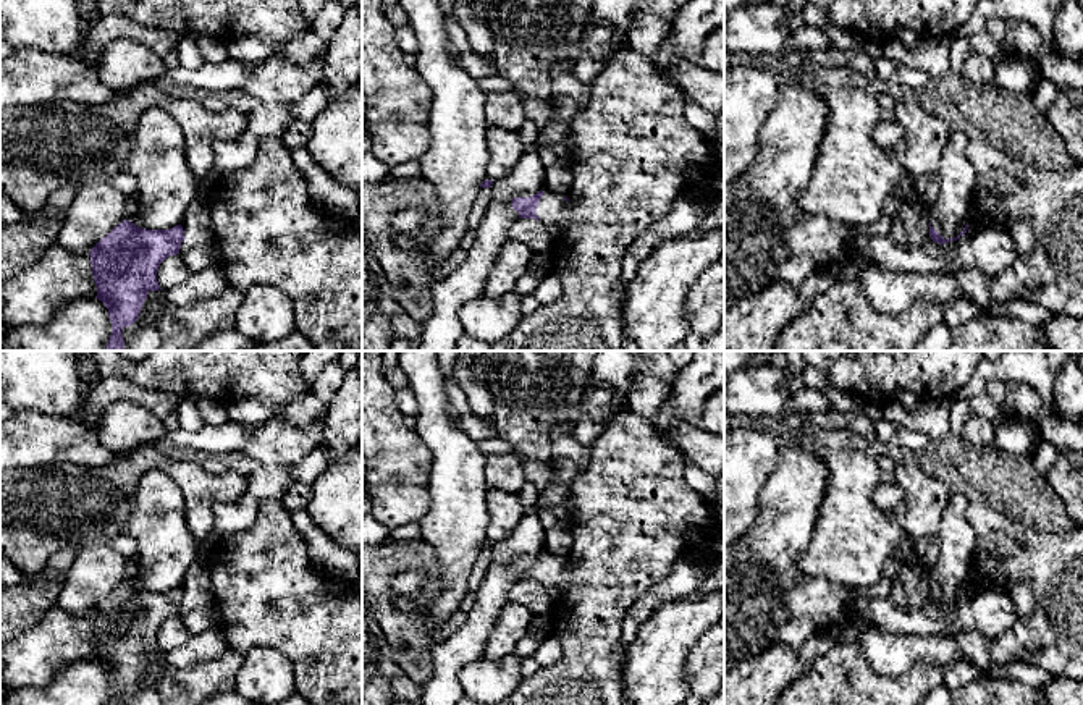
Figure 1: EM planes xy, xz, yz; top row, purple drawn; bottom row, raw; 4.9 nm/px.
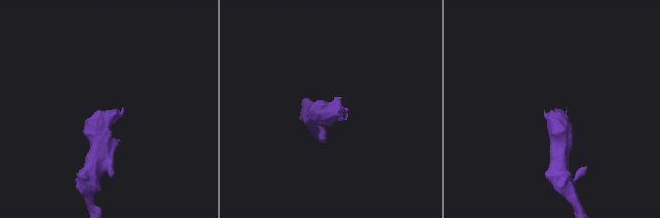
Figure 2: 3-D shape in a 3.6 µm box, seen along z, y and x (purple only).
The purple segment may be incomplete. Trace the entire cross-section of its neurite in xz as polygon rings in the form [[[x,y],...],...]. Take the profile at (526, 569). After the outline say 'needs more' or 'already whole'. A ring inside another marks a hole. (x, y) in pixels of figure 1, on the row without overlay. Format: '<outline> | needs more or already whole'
[[[548,551],[530,559],[514,559],[511,568],[519,576],[519,580],[540,582],[554,600],[563,595],[572,579],[567,558]]] | needs more

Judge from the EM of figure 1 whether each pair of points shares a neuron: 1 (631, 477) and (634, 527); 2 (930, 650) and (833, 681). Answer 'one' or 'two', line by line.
1: one
2: two

